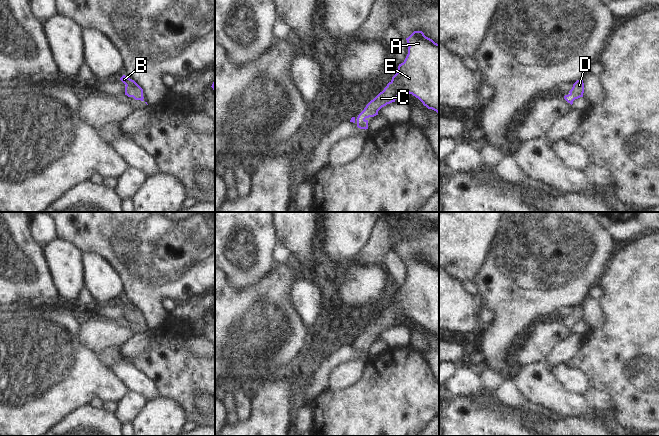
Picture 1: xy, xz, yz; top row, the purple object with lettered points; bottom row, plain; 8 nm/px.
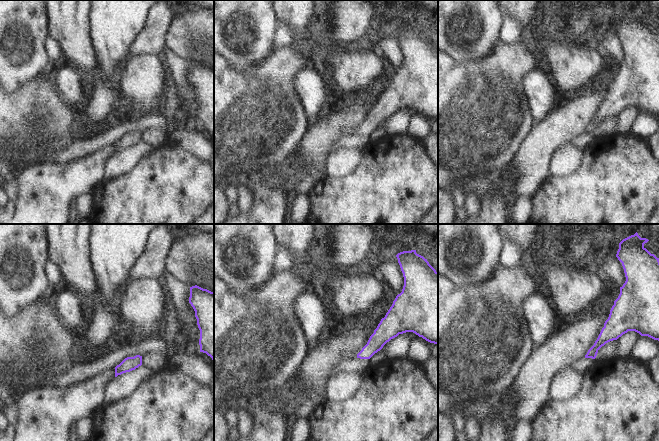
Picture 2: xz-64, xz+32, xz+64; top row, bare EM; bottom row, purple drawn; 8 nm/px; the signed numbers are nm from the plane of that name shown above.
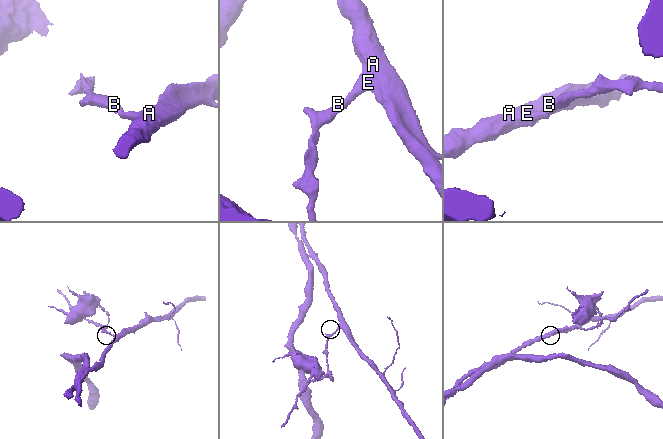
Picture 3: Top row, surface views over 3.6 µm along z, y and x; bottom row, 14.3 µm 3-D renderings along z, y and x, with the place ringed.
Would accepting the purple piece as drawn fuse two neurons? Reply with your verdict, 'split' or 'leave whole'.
leave whole

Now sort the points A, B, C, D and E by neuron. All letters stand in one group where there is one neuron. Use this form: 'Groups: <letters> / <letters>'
Groups: A B C D E

